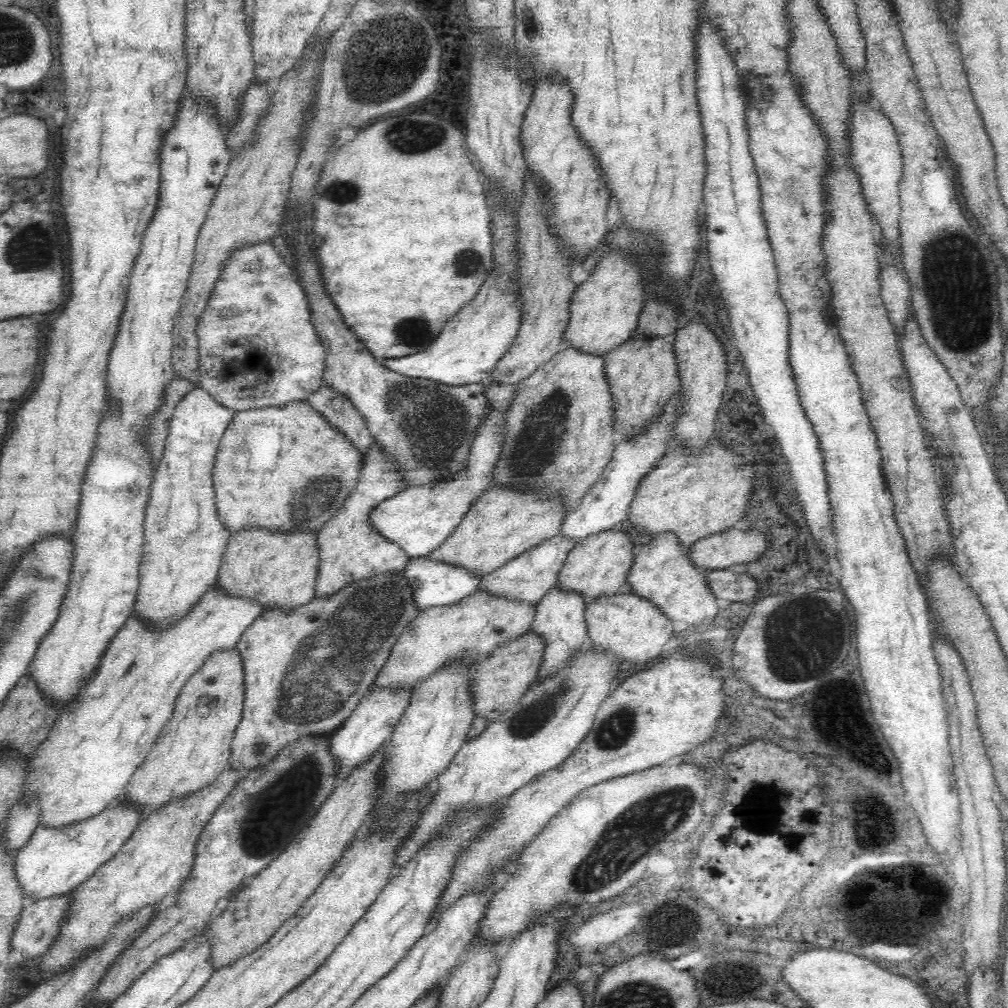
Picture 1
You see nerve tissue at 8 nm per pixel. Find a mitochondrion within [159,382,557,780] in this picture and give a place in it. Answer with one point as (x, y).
(329, 663)

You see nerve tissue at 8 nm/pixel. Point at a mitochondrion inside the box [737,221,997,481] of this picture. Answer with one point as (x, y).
(957, 328)

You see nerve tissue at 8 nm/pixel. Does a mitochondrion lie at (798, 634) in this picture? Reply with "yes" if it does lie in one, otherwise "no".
yes

